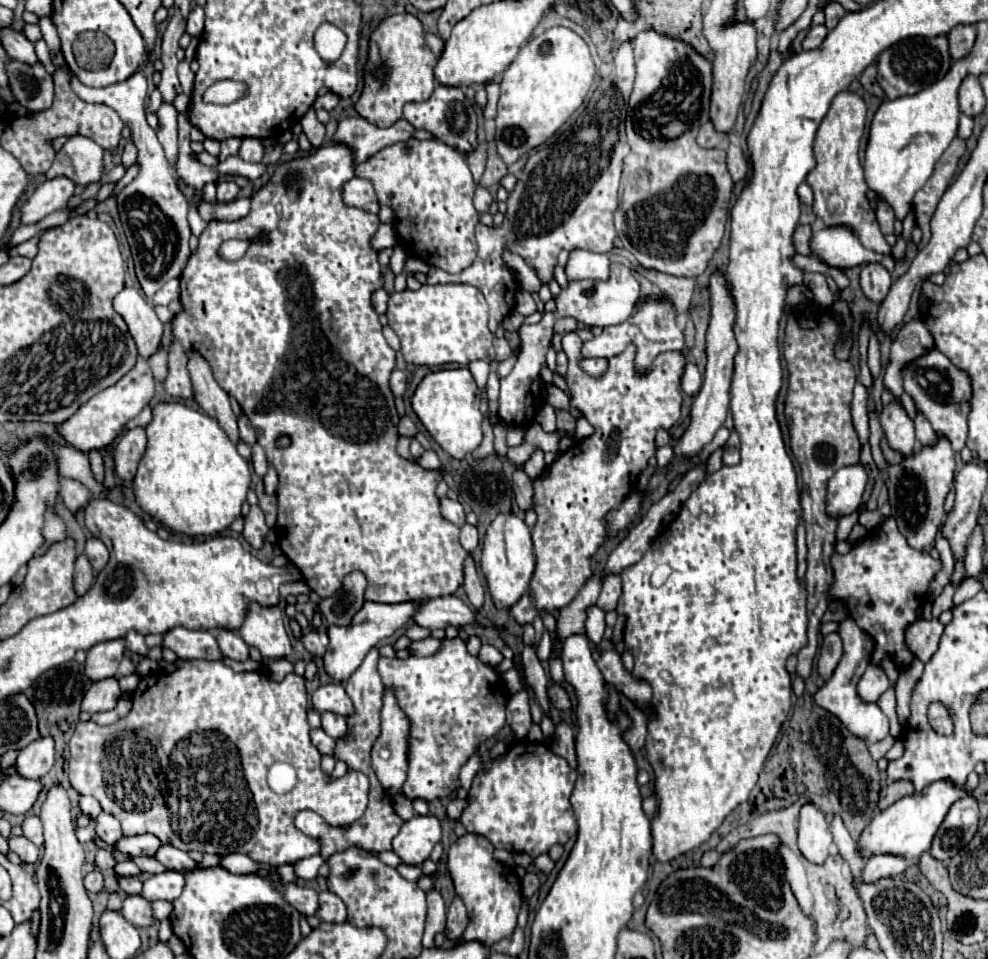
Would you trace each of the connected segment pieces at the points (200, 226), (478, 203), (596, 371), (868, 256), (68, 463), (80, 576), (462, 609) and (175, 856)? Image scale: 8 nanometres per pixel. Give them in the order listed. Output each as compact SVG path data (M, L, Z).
M193 195L189 201L189 227L193 235L201 235L201 231L207 227L207 221L203 221L195 209L195 205L199 205L199 195Z
M477 187L477 191L475 191L475 199L473 199L475 209L477 209L477 211L481 211L481 213L485 213L485 211L489 209L491 201L493 201L491 193L489 193L485 187Z
M581 357L579 367L589 377L601 377L607 371L607 359L603 359L603 357Z
M835 225L835 227L825 227L821 231L813 231L809 247L815 259L835 269L845 271L863 263L879 261L889 273L893 273L893 257L879 255L875 251L865 249L857 233L845 225Z
M55 445L55 453L59 457L59 473L63 477L73 477L73 479L81 481L93 495L103 491L103 485L97 483L91 475L89 459L81 451L77 451L69 445Z
M79 555L77 557L77 563L75 563L75 577L73 577L73 589L77 595L85 595L91 587L91 581L93 581L93 569L91 569L91 563L85 555Z
M455 595L423 601L419 611L413 615L413 619L417 625L431 629L431 631L445 629L449 625L453 625L453 627L479 625L477 613Z
M163 845L163 847L157 851L155 859L157 859L159 863L163 863L167 869L173 869L173 871L189 873L189 871L201 869L199 863L189 857L189 853L181 851L181 849L175 849L173 845Z

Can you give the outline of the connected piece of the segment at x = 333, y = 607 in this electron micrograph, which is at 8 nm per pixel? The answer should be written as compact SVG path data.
M359 571L349 573L343 579L339 593L335 593L319 603L321 615L327 619L327 623L329 625L349 625L351 617L365 603L365 597L363 597L365 587L367 587L367 579L363 577L363 573L359 573Z

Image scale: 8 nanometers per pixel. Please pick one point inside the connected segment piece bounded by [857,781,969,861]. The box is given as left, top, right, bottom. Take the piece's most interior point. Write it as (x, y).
(906, 829)

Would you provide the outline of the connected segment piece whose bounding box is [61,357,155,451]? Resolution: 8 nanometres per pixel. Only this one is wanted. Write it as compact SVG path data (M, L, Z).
M137 357L137 363L129 373L125 373L115 385L107 387L105 391L97 393L93 399L83 403L71 419L61 423L61 435L69 445L81 451L101 449L109 445L117 435L121 435L125 423L137 417L143 411L143 407L149 405L153 393L155 393L155 381L151 369L143 357Z

